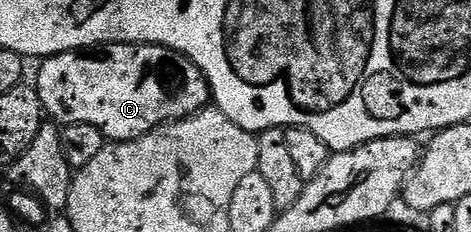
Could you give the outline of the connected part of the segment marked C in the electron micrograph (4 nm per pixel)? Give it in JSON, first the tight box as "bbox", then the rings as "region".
{"bbox":[33,44,212,142],"region":[[[105,44],[94,50],[80,50],[78,52],[62,52],[56,56],[46,57],[39,68],[39,77],[33,80],[33,86],[39,92],[39,97],[43,103],[43,111],[56,125],[76,124],[86,122],[89,126],[97,126],[101,130],[104,141],[122,142],[125,140],[135,140],[147,132],[152,132],[154,128],[160,128],[162,124],[171,124],[175,120],[184,120],[190,116],[196,116],[212,103],[211,88],[207,84],[205,74],[192,60],[185,58],[180,52],[174,52],[168,48],[163,48],[159,44]]]}

